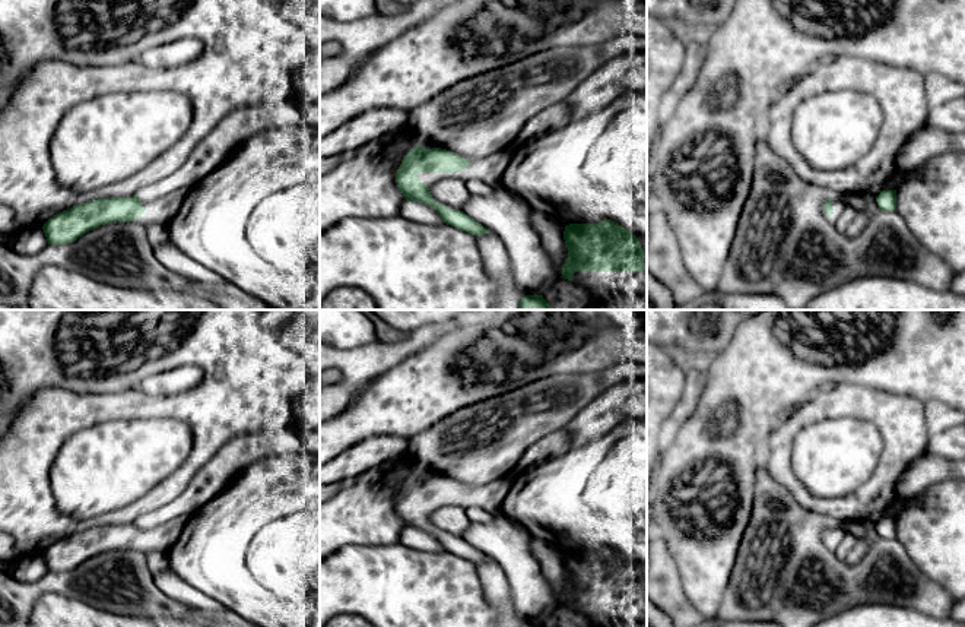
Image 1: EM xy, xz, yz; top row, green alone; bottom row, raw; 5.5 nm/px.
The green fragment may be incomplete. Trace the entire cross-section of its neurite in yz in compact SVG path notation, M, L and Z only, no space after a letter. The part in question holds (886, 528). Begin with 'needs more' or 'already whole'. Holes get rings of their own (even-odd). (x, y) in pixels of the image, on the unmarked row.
already whole; M883 517L876 523L879 538L893 539L896 536L896 517Z

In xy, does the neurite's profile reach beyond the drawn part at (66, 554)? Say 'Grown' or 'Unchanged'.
Unchanged

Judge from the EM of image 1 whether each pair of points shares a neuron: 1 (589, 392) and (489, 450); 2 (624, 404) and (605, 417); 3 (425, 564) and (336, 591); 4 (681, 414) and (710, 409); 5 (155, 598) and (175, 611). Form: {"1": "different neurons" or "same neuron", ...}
{"1": "same neuron", "2": "same neuron", "3": "same neuron", "4": "different neurons", "5": "same neuron"}

